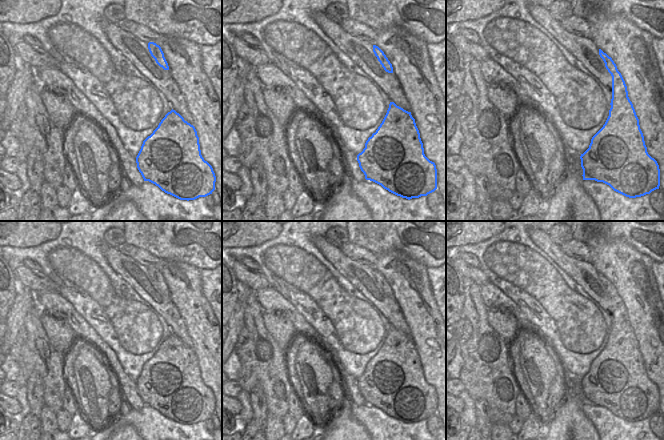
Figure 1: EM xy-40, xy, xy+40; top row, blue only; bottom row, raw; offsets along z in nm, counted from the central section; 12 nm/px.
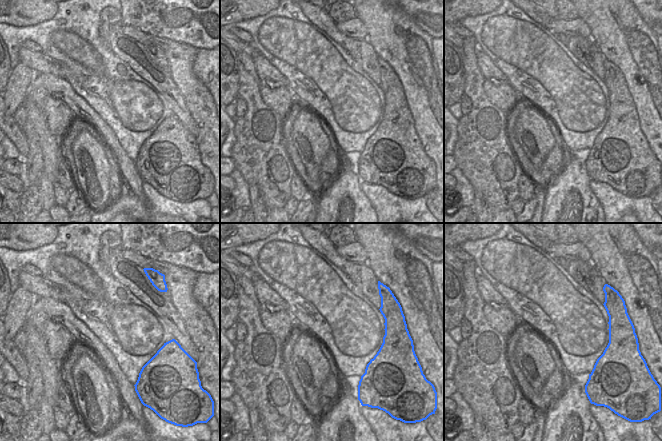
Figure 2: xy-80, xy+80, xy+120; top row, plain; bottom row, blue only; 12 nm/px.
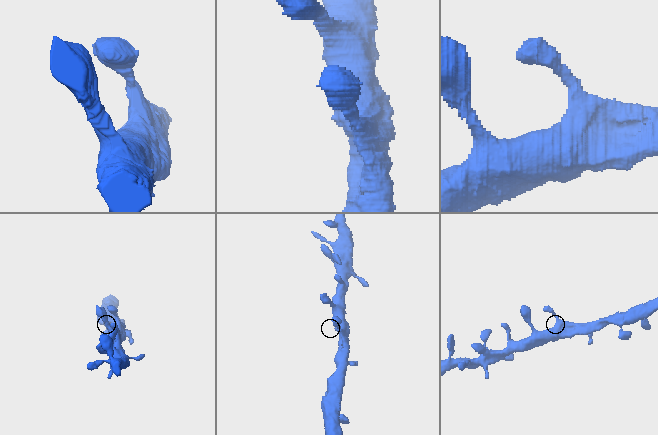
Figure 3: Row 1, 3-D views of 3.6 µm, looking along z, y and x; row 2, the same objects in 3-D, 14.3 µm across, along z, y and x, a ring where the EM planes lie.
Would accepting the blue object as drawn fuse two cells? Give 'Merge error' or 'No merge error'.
No merge error.

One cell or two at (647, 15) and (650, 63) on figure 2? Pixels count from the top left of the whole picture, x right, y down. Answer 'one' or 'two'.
two

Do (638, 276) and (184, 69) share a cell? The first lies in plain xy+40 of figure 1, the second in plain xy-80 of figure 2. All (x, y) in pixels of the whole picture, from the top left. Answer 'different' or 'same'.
same

